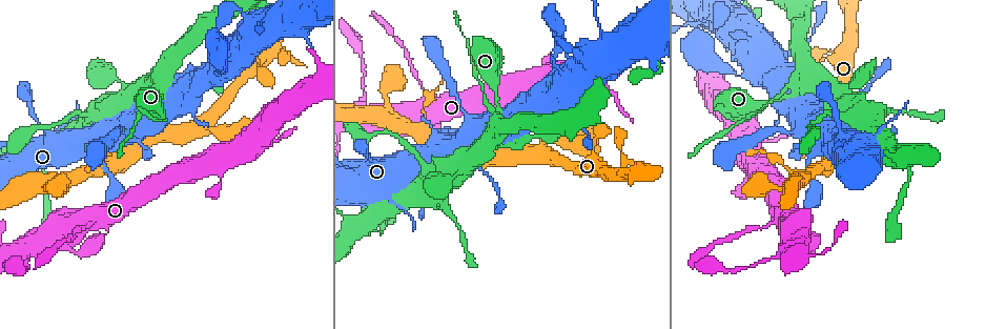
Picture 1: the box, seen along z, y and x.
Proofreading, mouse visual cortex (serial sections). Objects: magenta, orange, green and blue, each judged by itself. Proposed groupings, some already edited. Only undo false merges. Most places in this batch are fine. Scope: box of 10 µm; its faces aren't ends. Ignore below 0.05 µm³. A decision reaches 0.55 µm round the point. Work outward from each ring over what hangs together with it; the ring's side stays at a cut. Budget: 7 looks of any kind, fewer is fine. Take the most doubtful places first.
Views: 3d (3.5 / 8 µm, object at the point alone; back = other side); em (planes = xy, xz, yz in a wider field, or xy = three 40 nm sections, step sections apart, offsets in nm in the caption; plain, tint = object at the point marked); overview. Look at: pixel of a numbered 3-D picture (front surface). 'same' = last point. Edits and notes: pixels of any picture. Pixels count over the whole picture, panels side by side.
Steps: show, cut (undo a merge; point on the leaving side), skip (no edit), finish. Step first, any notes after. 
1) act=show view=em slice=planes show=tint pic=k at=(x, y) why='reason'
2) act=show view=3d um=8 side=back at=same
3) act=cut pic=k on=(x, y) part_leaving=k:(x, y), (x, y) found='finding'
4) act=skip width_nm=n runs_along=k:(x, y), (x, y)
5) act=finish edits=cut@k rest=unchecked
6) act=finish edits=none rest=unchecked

act=show view=3d um=3.5 pic=1 at=(765, 226) why='sudden change in width'

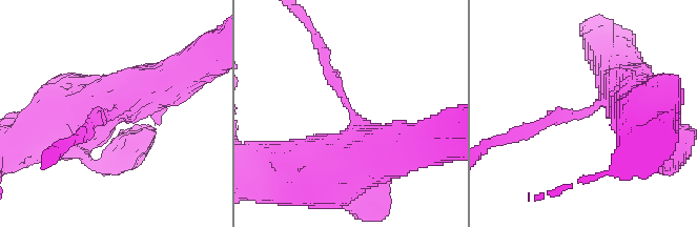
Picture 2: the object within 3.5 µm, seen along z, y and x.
act=show view=em slice=planes show=tint pic=2 at=(354, 117) arm_widths_nm=150,700

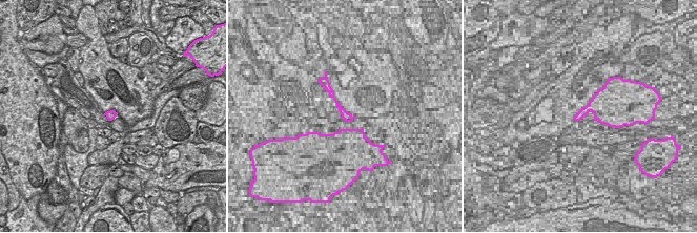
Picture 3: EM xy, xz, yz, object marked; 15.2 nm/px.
act=cut pic=2 on=(333, 74) part_leaving=2:(349, 105), (307, 24) found='a second cell is stuck on'

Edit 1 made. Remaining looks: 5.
act=show view=3d um=8 pic=1 at=(825, 53) why='narrows sharply'

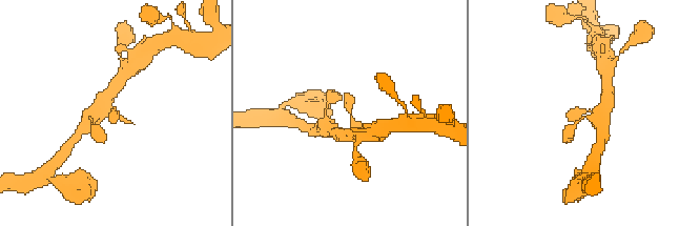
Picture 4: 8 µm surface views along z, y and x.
act=show view=em slice=xy step=1 show=tint at=same why='shape alone is not enough'

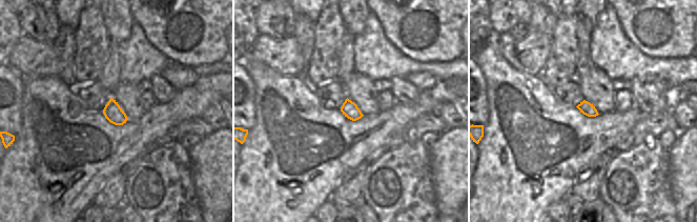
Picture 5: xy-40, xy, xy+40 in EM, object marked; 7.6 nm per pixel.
act=skip width_nm=120 runs_along=4:(336, 134), (352, 124), (346, 94) found='all the same cell'

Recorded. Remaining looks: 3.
act=show view=3d um=3.5 pic=1 at=(776, 255)

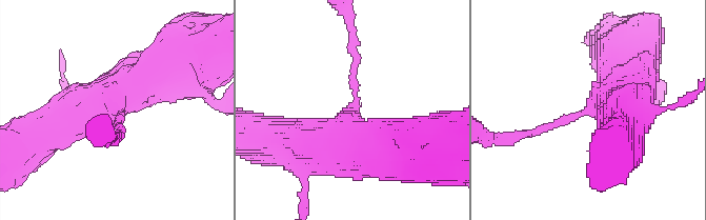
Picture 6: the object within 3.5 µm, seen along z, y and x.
act=show view=em slice=xy step=1 show=tint pic=6 at=(353, 115) arms=3 arm_widths_nm=150,350,700 why='now the EM'

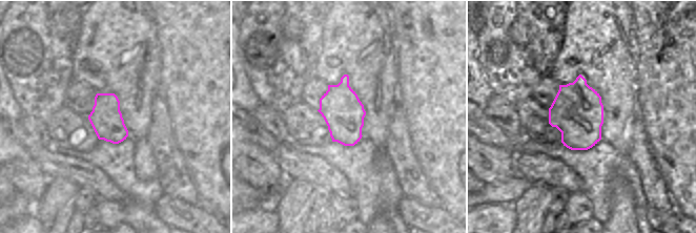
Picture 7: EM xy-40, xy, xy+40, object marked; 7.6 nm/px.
act=skip runs_along=6:(168, 64), (92, 110), (68, 110) found='one cell here'

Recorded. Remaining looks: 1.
act=finish edits=cut@2 rest=unchecked

